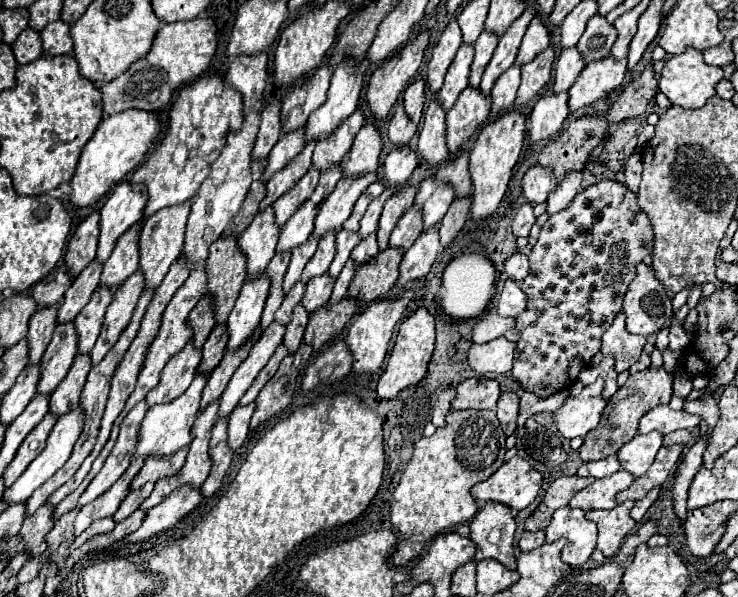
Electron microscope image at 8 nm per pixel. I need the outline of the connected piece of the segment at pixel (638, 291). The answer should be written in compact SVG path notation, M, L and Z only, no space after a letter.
M644 262L638 264L638 274L624 296L622 312L626 314L628 332L640 336L662 330L672 318L672 300Z

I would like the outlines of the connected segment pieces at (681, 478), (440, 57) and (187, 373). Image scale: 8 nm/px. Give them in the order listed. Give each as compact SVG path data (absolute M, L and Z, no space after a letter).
M708 436L698 438L696 444L690 448L690 452L684 456L682 464L678 466L678 476L676 476L676 484L674 484L674 510L680 520L684 520L684 516L686 516L686 492L690 488L692 476L702 466L702 452L704 452L706 444L708 444Z
M452 18L450 24L446 26L446 30L442 32L442 36L432 52L432 58L428 62L428 86L430 86L432 94L438 92L438 88L442 86L444 74L446 74L448 66L452 64L460 44L462 44L462 32L460 32L460 26L456 24L456 20Z
M188 342L180 354L176 354L164 368L160 384L148 392L146 402L148 406L156 406L156 404L168 404L172 400L176 400L178 396L182 396L182 392L192 384L196 368L200 364L200 350L192 346L192 342Z

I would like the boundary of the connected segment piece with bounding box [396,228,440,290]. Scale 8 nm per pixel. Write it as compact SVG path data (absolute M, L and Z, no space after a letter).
M432 228L432 232L422 232L420 238L412 244L412 248L408 252L404 252L396 288L404 290L410 280L424 278L430 272L430 268L438 256L438 250L440 250L438 228Z

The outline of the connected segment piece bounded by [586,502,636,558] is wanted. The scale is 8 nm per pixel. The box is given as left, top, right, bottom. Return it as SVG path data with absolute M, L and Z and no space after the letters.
M634 502L618 504L612 510L590 510L586 518L598 526L598 544L596 548L606 556L614 556L624 542L624 538L634 530L636 522L630 518L630 508Z

